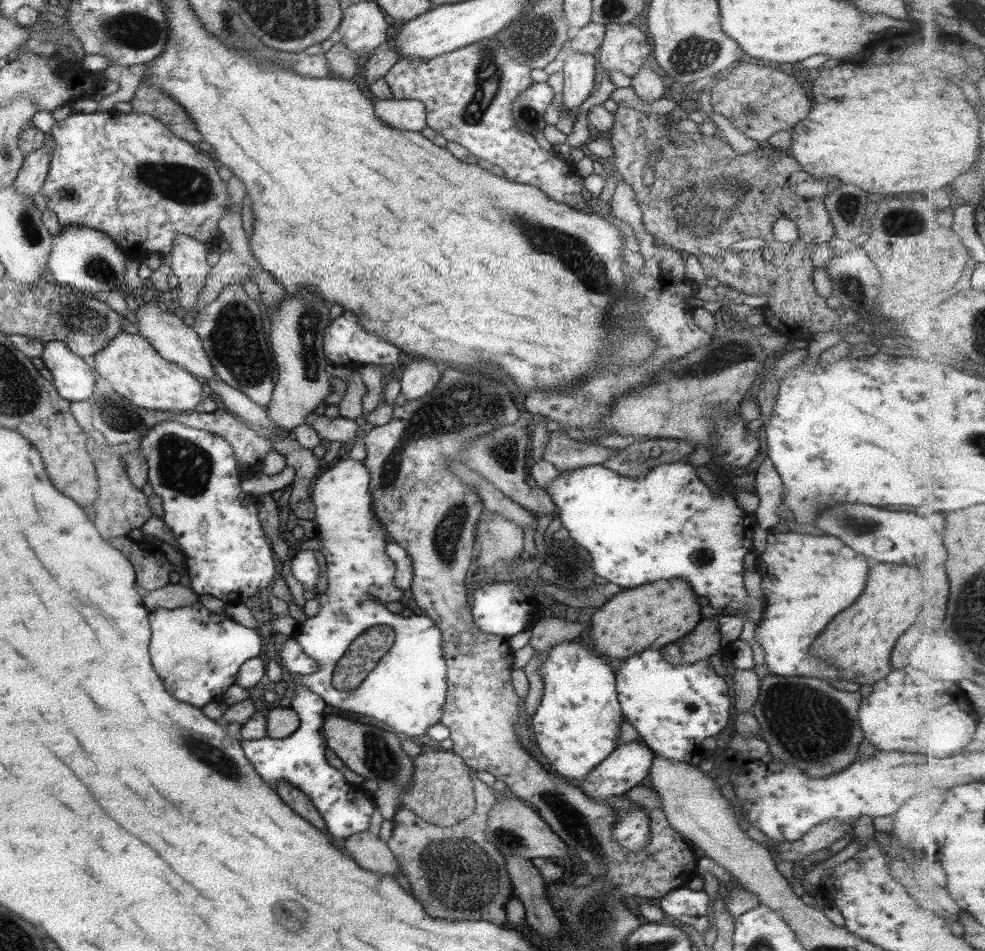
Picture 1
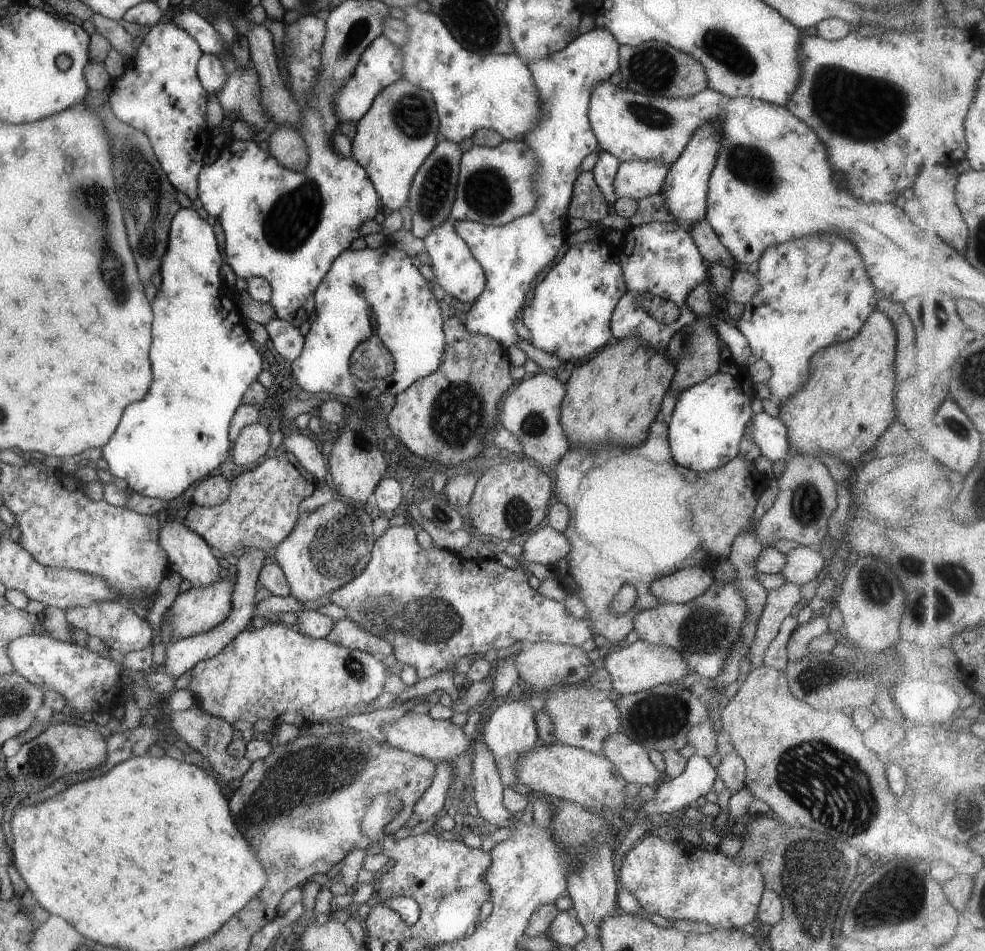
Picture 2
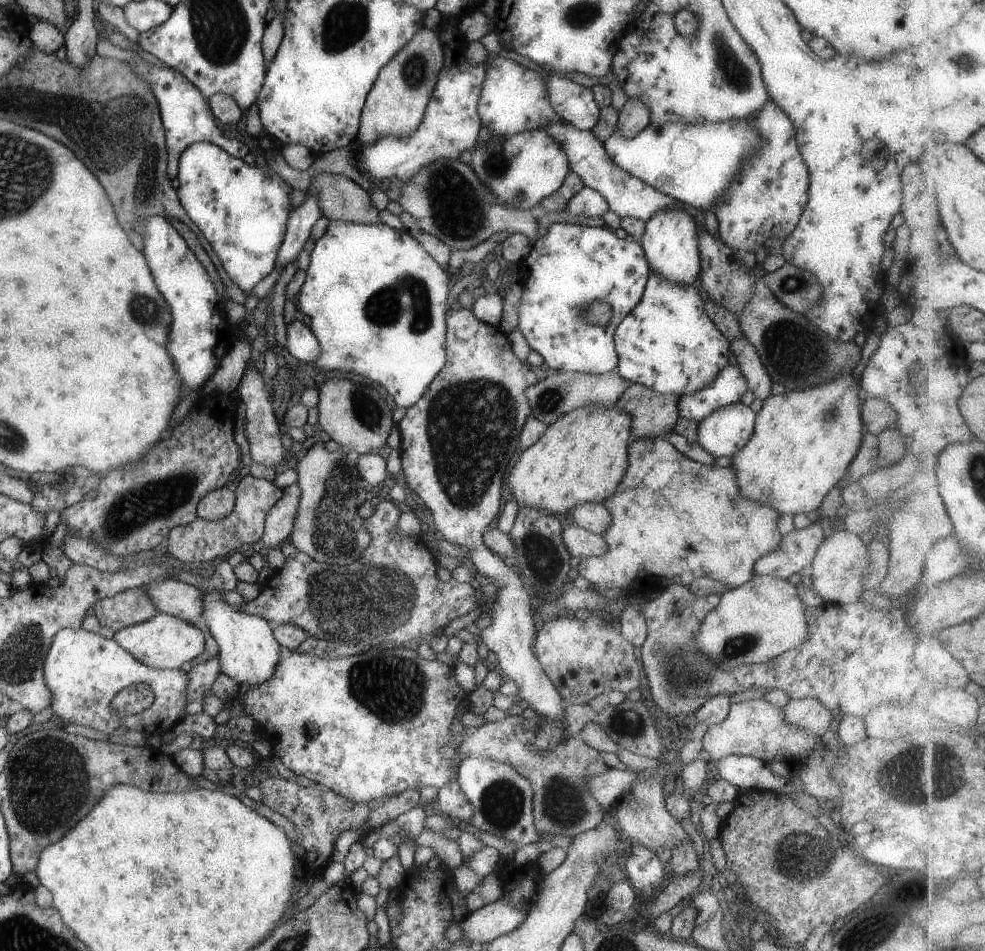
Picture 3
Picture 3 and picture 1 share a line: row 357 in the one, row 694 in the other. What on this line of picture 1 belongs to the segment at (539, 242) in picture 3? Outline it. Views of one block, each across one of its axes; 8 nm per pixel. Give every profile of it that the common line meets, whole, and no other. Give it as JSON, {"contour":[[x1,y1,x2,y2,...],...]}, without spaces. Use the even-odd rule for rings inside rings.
{"contour":[[563,641,549,649,543,656,537,674,543,682,542,697,532,715,532,731,541,755,547,760,551,771,559,777,579,785,616,748,622,712,615,692,615,665,605,656,595,656,583,642]]}

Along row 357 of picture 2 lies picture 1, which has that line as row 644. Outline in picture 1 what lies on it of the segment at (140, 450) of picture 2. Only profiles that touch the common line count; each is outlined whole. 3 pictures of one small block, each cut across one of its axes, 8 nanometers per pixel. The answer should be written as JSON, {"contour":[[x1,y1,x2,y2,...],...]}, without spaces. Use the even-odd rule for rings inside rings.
{"contour":[[199,601,191,606,181,606,173,610,147,610,147,614,150,626,149,656,153,670,163,680,167,694,194,708,201,709,207,702,221,702,221,694,234,684,239,667,246,660,257,657,261,648,261,640,256,630,242,626,227,617,225,610,218,614,212,613]]}

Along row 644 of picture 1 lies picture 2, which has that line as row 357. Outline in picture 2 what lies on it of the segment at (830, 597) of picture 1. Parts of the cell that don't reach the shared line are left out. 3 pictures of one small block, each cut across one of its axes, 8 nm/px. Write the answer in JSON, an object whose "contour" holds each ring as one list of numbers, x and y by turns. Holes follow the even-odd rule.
{"contour":[[803,236,774,243,764,249,757,261,758,268,755,274,760,287,755,296,743,305,736,329,746,338,751,354,762,358,768,364,771,376,767,382,771,398,776,402,782,402,804,387,808,377,807,360,815,350,829,346,831,342,843,342,847,338,853,338,865,322,865,318,875,308,875,290,871,286,867,272,863,270,863,262,855,246,841,236],[807,246,829,246,829,252,825,252,823,256,811,256,807,254]]}

